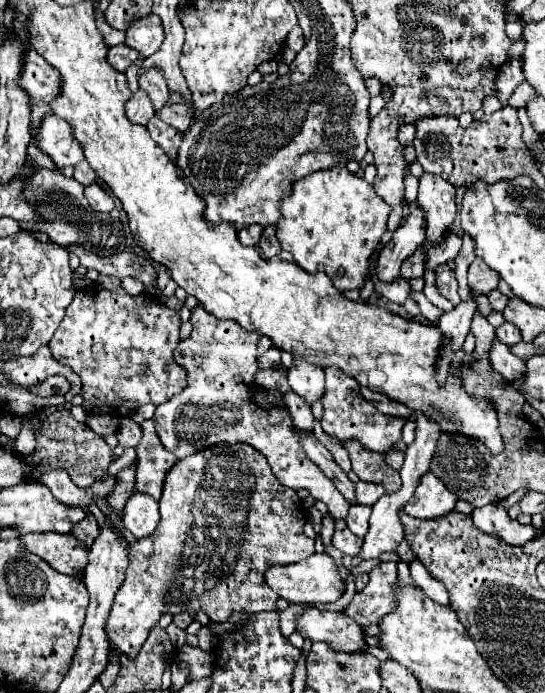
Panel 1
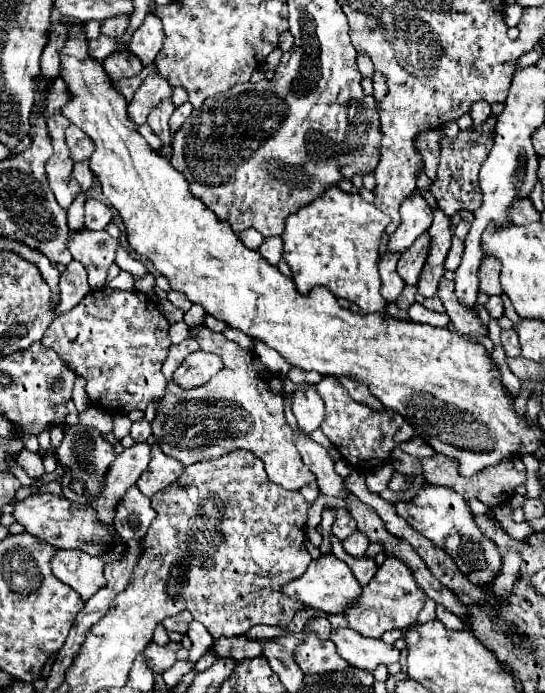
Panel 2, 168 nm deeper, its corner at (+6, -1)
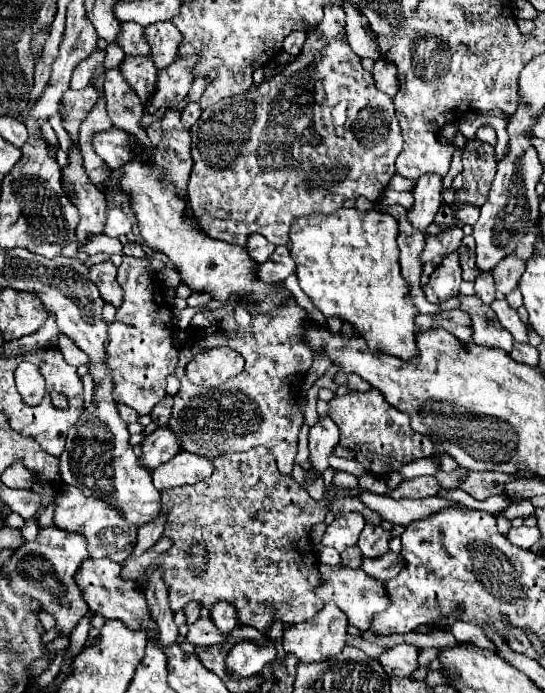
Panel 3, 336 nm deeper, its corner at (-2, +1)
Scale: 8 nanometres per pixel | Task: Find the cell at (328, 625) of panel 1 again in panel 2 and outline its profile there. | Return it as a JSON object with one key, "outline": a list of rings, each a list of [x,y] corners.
{"outline":[[[338,627],[332,629],[330,641],[336,645],[342,659],[346,659],[350,665],[358,669],[374,671],[380,663],[390,665],[400,659],[400,651],[392,645],[386,645],[380,639],[370,639],[364,635],[358,635],[358,631],[350,627]]]}

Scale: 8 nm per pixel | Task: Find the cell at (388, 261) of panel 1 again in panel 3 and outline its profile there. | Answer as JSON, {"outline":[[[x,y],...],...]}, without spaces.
{"outline":[[[438,173],[422,175],[416,181],[416,187],[412,191],[414,207],[412,211],[408,211],[408,221],[416,229],[426,229],[434,221],[434,215],[438,213],[442,203],[440,191],[442,191],[442,177],[438,177]]]}

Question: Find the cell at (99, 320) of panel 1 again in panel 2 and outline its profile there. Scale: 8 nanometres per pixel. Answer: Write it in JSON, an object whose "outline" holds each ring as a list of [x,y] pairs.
{"outline":[[[98,289],[96,293],[94,293],[94,291],[88,293],[74,309],[70,309],[70,311],[62,313],[60,317],[56,317],[54,323],[46,329],[46,335],[42,337],[42,343],[44,343],[46,347],[54,349],[54,351],[58,353],[58,357],[60,357],[76,375],[80,375],[82,379],[86,379],[86,395],[88,395],[88,399],[90,399],[90,403],[92,403],[94,407],[98,407],[98,409],[102,409],[102,411],[108,411],[108,413],[130,413],[130,411],[134,411],[134,409],[144,411],[144,409],[148,407],[148,403],[160,401],[162,395],[166,393],[168,381],[166,381],[166,377],[164,377],[164,373],[162,373],[162,363],[164,363],[164,359],[166,359],[166,355],[168,355],[170,345],[172,345],[170,335],[168,335],[168,329],[170,329],[170,321],[156,309],[156,303],[154,303],[148,295],[144,295],[142,291],[120,291],[120,289],[112,289],[110,293],[106,293],[104,289]]]}

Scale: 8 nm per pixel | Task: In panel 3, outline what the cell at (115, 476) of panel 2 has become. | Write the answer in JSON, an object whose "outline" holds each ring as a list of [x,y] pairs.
{"outline":[[[166,425],[158,427],[154,433],[146,435],[146,441],[142,445],[140,465],[146,469],[156,469],[162,463],[170,461],[180,451],[182,451],[182,445],[178,445],[178,437],[174,437],[174,433],[170,433]]]}

